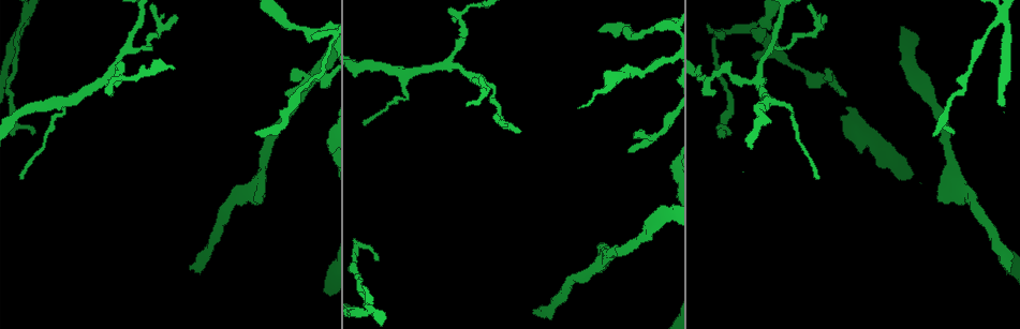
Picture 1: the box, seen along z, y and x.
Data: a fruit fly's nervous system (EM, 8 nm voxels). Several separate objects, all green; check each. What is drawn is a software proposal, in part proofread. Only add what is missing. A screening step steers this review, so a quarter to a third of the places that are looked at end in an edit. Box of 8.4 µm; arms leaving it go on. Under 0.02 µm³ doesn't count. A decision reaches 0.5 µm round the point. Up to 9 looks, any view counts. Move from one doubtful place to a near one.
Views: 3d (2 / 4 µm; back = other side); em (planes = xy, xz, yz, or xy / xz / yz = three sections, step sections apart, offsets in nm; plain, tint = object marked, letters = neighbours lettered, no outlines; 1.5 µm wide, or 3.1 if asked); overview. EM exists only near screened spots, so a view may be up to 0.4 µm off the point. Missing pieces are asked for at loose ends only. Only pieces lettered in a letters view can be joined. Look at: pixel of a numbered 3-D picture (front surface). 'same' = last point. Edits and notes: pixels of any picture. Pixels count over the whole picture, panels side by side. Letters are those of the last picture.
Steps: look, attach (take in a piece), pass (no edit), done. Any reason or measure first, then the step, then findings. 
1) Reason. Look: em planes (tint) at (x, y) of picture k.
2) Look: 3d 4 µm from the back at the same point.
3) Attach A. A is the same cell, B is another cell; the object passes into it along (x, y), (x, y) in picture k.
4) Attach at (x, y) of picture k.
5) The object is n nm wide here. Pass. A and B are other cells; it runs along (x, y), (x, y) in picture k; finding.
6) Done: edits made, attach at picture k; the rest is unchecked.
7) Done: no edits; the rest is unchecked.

Thin end. Look: 3d 2 µm at (823, 15) of picture 1.

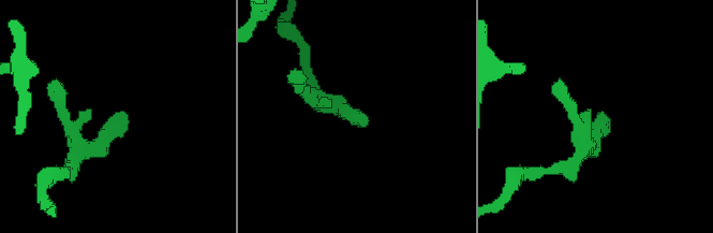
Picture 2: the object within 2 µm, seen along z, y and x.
Shape alone is not enough. Look: em planes (letters) at (367, 121) of picture 2.

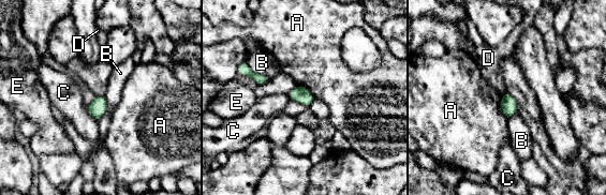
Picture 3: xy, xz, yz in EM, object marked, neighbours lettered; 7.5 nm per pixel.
The object is 120 nm wide here; the longest contact is with B, 200 nm. Pass. A, B, C, D and E are other cells; none of them fits.

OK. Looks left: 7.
Branch stops here. Look: em planes (letters) at (255, 131) of picture 1.

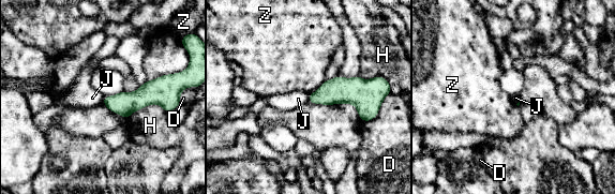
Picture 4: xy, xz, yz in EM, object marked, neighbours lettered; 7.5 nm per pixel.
Pass. D, H, J and Z are other cells; it runs along (167, 91), (105, 101) in picture 4; no lettered piece goes on from it.

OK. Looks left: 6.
Branch stops here. Look: em xz step 8 (tint) at (601, 242) of picture 1.

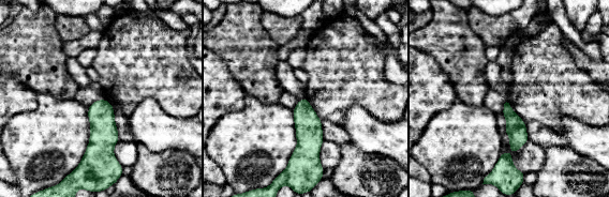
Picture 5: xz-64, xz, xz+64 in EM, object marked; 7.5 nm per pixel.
Look: em planes (letters) at the same point.

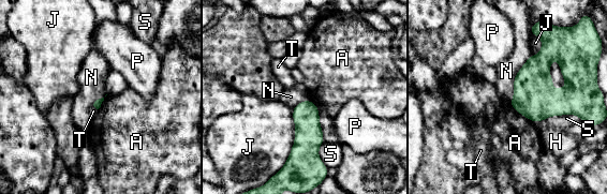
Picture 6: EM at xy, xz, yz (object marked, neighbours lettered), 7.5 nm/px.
Pass. A, H, J, N, P, S and T are other cells; a border runs along (529, 55), (515, 76), (509, 101) in picture 6; no lettered piece goes on from it.

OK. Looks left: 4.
Free end. Look: em planes (letters) at (723, 35) of picture 1.

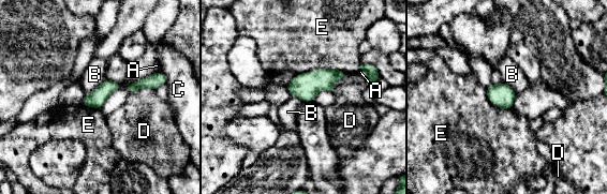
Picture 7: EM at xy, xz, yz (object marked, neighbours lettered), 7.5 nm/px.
Pass. A, B, C, D and E are other cells; a border runs along (105, 78), (90, 92), (85, 94) in picture 7; none of them fits.

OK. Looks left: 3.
Done: no edits; the rest is unchecked.

